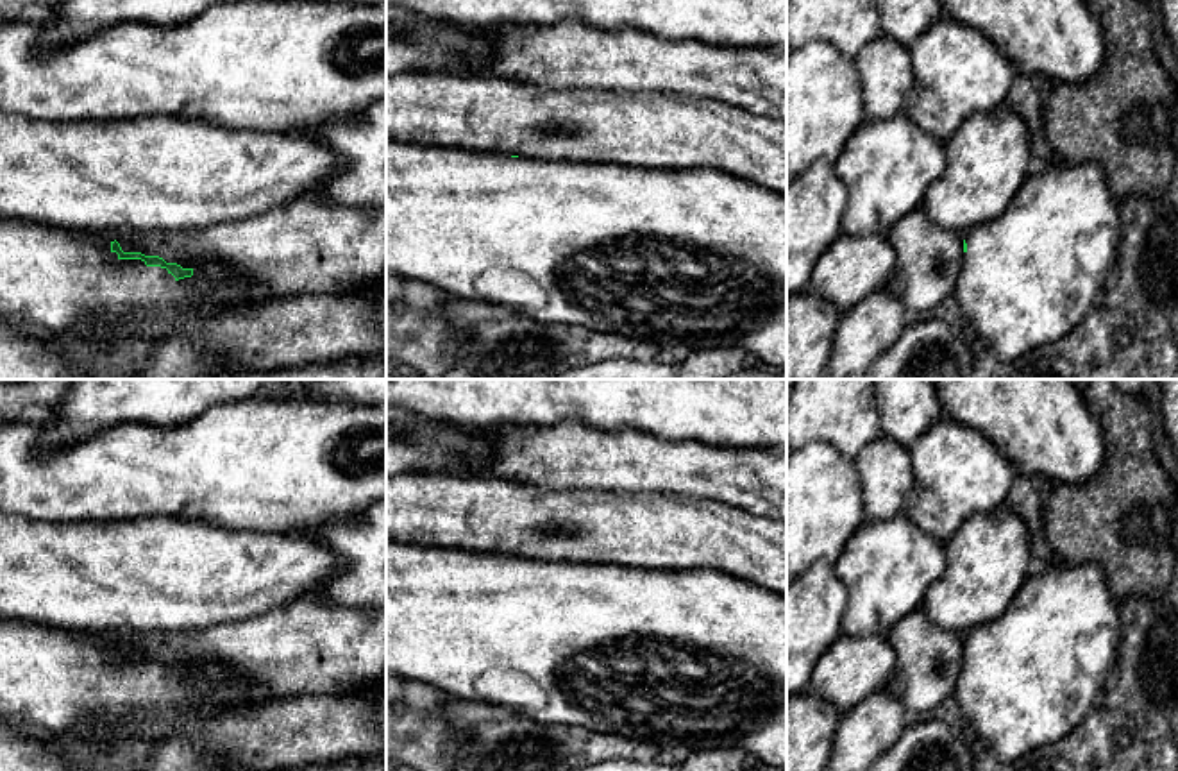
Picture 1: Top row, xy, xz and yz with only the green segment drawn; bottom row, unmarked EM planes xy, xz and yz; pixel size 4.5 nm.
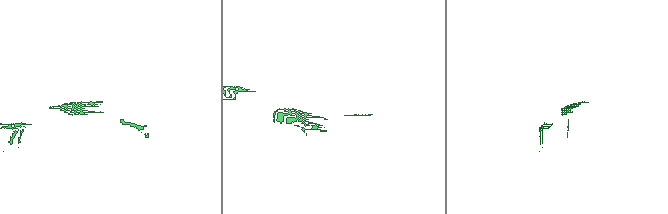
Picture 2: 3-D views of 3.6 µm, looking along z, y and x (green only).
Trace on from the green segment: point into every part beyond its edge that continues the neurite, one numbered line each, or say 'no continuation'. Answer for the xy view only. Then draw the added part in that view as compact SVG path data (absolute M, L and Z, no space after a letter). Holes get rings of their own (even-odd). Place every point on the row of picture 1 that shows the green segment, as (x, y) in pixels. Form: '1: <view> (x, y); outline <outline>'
1: xy (52, 278); outline M0 218L0 320L14 322L14 320L25 320L36 326L41 326L45 329L54 331L55 335L61 335L63 331L68 331L73 324L80 320L97 318L102 315L113 315L113 317L130 317L139 315L145 318L175 318L181 315L191 315L195 318L211 318L215 315L222 315L231 309L238 309L245 304L254 304L259 299L266 297L254 297L248 292L248 281L232 268L225 268L222 263L207 261L202 268L195 270L195 275L191 279L175 279L166 268L161 267L147 267L141 259L118 259L111 252L111 243L118 238L118 234L93 234L93 233L79 233L79 231L64 231L59 227L50 227L43 224L30 224L30 222L18 222L18 220L2 220Z

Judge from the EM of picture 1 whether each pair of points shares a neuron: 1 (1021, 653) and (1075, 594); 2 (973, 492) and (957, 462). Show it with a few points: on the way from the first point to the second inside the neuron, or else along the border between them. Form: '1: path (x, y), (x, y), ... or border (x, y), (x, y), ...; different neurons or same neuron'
1: path (1035, 639), (1039, 630), (1060, 609); same neuron
2: path (971, 485), (957, 469); same neuron

